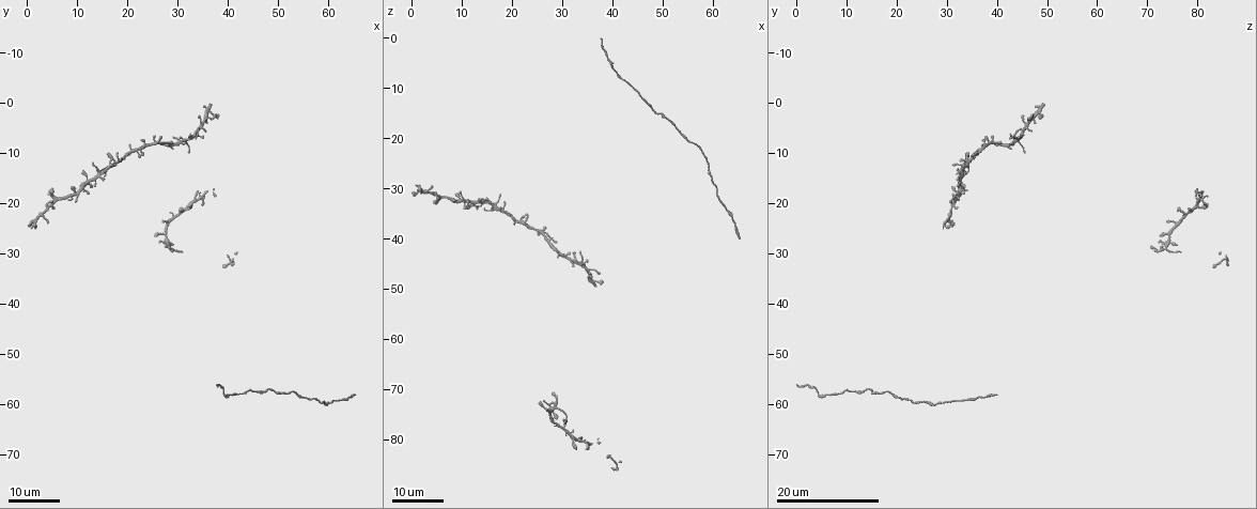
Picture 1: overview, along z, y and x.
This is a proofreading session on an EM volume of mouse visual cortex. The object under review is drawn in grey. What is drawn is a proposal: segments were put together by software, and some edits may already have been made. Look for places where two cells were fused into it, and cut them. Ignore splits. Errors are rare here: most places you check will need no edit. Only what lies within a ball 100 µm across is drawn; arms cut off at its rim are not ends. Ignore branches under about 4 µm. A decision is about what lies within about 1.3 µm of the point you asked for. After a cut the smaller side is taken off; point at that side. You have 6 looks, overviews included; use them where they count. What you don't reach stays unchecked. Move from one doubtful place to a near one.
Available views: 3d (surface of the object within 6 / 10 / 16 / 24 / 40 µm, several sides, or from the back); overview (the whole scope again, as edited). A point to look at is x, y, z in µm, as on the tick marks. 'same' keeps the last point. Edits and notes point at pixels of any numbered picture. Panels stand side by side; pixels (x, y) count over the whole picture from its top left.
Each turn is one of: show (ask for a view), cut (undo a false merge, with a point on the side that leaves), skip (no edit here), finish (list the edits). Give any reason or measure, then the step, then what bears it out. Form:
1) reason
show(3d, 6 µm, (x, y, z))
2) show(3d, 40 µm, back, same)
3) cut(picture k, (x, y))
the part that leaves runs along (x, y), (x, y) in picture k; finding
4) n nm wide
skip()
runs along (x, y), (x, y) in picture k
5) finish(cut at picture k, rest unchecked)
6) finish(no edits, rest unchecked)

two arms in line, one across
show(3d, 24 µm, (31.5, 7.5, 44.0))

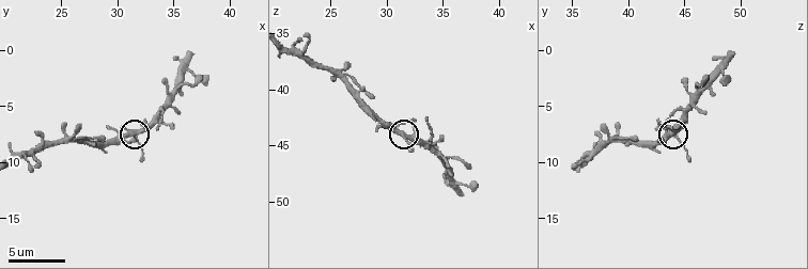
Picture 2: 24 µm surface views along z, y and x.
show(3d, 10 µm, (31.6, 7.4, 44.0))

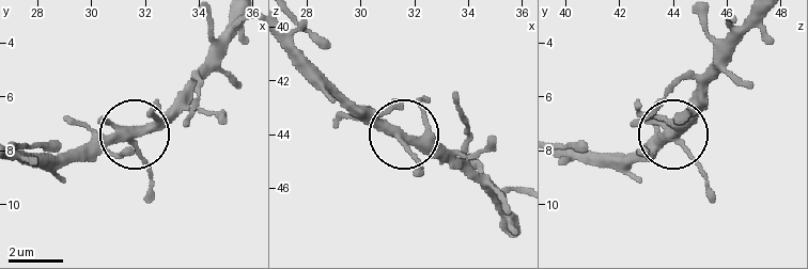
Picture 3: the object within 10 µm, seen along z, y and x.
side arm 56 µm
skip()
runs along (290, 42), (345, 97), (467, 163) in picture 3; one cell here

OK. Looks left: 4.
three-way junction
show(3d, 24 µm, (27.5, 28.5, 73.0))

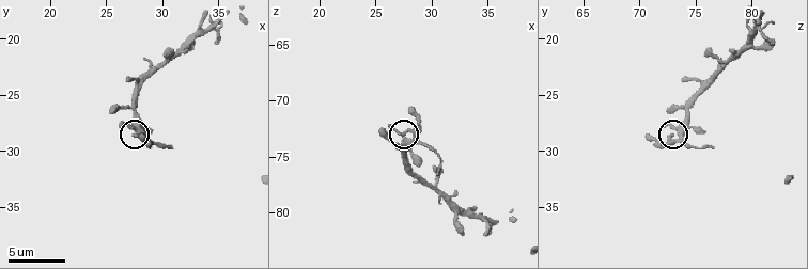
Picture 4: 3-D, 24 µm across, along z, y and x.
show(3d, 10 µm, (27.8, 28.6, 72.8))

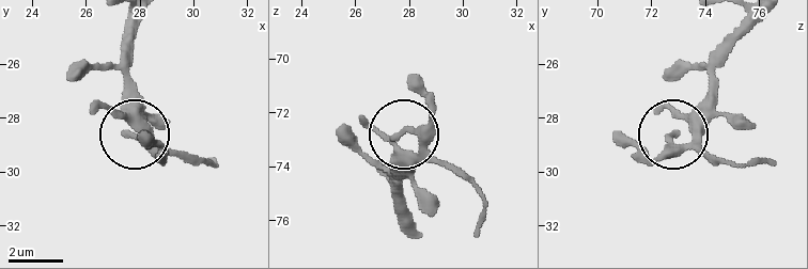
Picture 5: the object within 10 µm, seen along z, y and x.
3 arms
skip()
all the same cell

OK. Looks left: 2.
four arms meet
show(3d, 16 µm, (5.5, 19.0, 31.5))

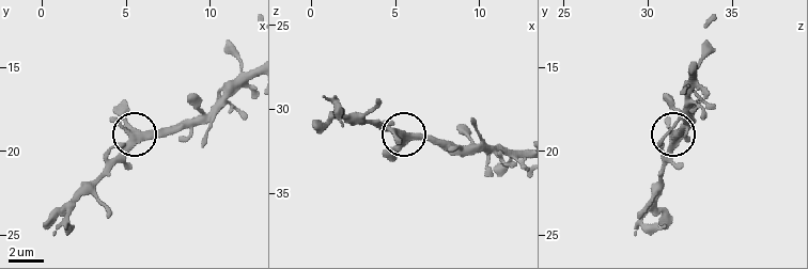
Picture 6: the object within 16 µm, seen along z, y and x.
closer look
show(3d, 10 µm, (5.9, 19.0, 31.7))

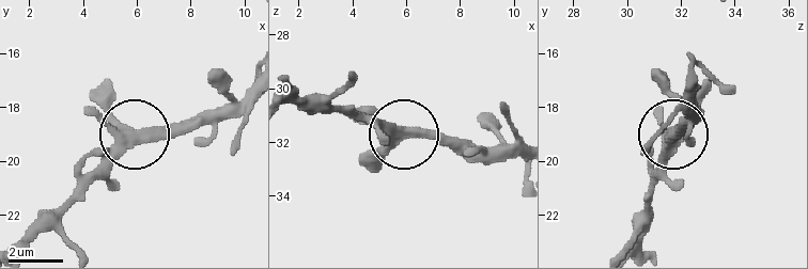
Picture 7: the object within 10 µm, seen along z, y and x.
4 arms
skip()
runs along (72, 247), (58, 225), (63, 211), (129, 136), (95, 97) in picture 7; one cell here

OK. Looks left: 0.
finish(no edits, rest unchecked)

